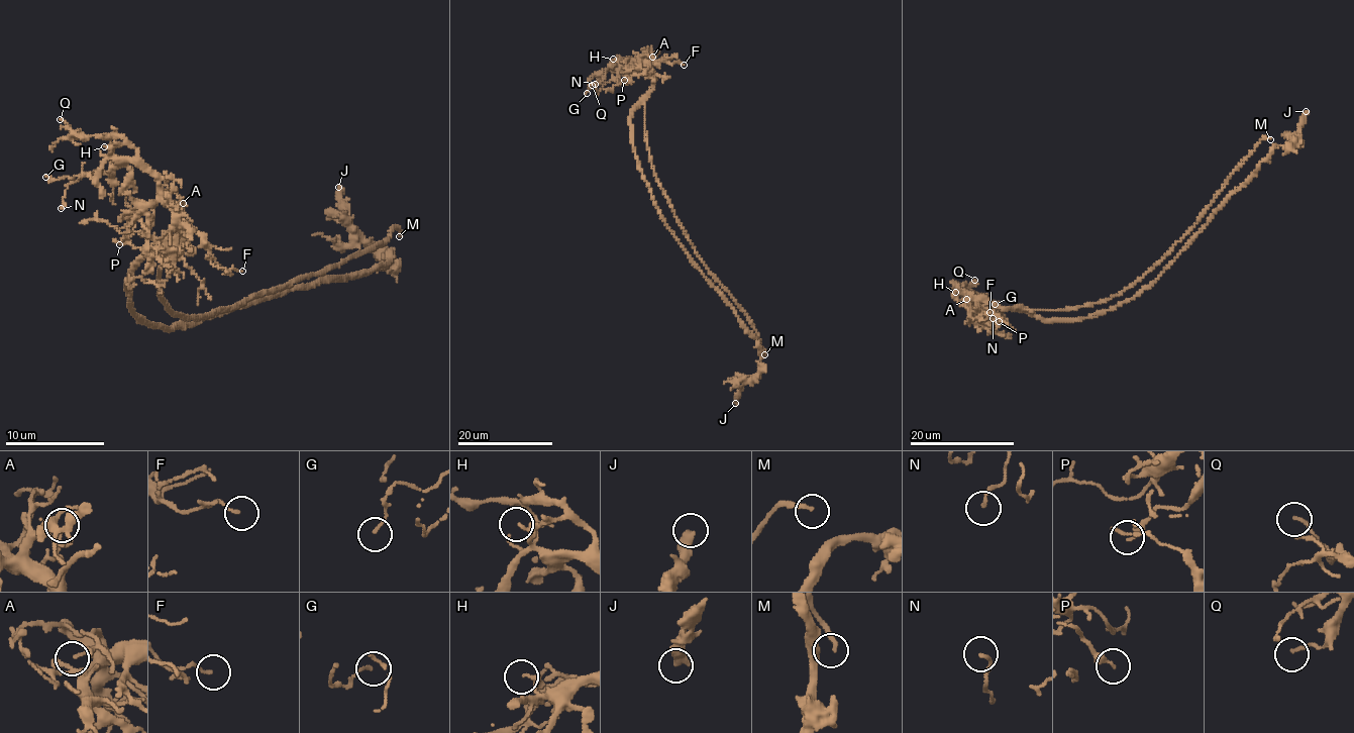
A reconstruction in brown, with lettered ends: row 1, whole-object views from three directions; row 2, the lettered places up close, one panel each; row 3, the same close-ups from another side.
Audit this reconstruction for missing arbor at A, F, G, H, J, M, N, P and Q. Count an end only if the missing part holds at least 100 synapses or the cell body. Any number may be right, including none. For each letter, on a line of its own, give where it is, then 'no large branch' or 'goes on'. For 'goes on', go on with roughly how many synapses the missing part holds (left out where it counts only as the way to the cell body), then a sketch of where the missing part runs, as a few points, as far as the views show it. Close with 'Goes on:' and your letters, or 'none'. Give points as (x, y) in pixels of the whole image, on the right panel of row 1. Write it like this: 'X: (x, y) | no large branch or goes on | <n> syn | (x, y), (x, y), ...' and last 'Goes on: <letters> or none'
A: (966, 299) | no large branch
F: (990, 312) | no large branch
G: (995, 304) | no large branch
H: (955, 292) | no large branch
J: (1306, 111) | no large branch
M: (1270, 139) | goes on
N: (993, 318) | no large branch
P: (999, 321) | no large branch
Q: (974, 280) | no large branch
Goes on: M

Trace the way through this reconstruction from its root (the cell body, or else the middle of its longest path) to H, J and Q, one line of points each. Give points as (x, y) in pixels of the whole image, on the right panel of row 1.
H: (1059, 319), (1040, 319), (1016, 307), (996, 307), (955, 292)
J: (1059, 319), (1101, 315), (1151, 287), (1273, 149), (1292, 144), (1306, 111)
Q: (1059, 319), (1040, 319), (1016, 307), (992, 306), (954, 285), (966, 286), (976, 283), (974, 280)

